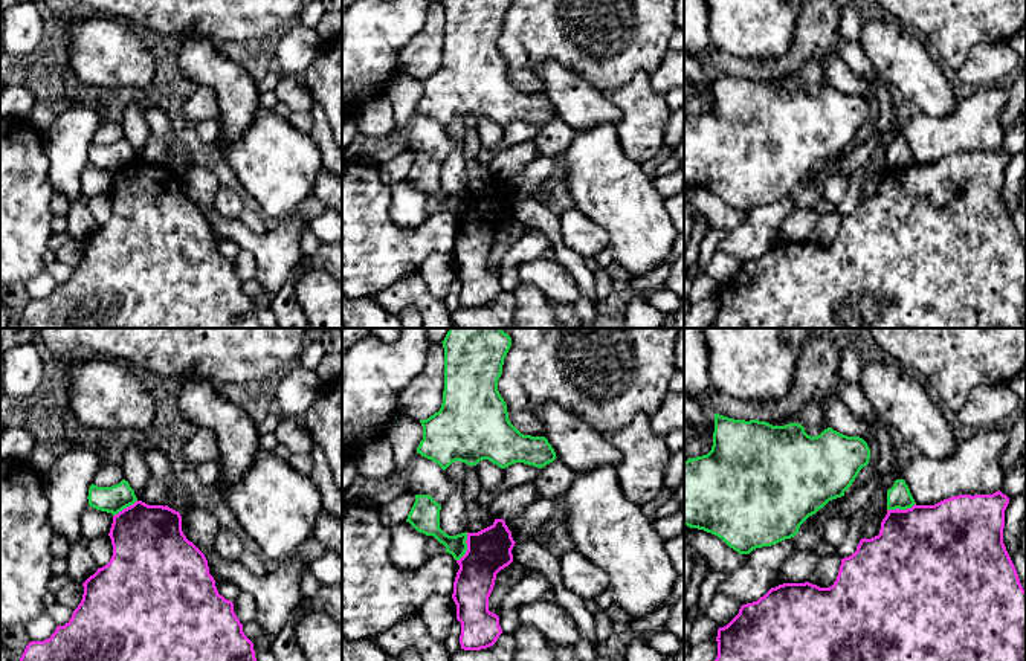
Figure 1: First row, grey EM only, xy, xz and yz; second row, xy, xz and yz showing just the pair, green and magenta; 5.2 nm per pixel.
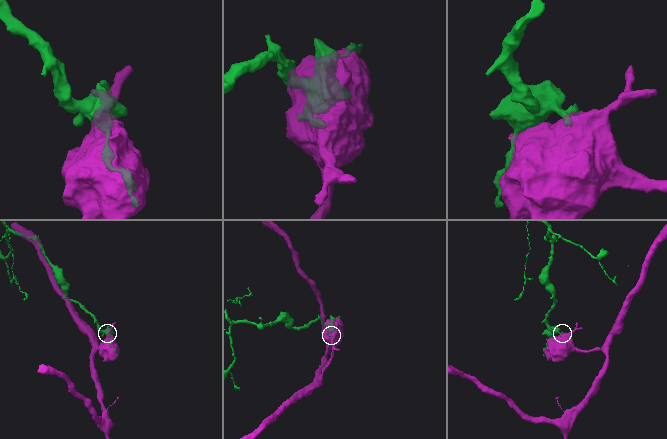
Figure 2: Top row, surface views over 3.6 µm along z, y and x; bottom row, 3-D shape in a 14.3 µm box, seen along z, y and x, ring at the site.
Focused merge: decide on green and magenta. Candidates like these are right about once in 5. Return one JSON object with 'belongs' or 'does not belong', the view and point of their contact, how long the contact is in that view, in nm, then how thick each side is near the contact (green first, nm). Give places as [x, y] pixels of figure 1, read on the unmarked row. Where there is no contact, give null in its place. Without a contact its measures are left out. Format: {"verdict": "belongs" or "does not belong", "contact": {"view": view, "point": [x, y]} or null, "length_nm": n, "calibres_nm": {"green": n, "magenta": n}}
{"verdict": "does not belong", "contact": {"view": "xz", "point": [466, 205]}, "length_nm": 160, "calibres_nm": {"green": 140, "magenta": 240}}

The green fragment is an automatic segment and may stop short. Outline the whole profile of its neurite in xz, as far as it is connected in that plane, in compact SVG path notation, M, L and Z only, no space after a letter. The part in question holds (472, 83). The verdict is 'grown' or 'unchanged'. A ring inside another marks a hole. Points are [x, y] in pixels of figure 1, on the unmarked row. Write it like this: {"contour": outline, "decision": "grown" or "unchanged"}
{"contour": "M441 0L444 49L438 70L426 78L417 111L443 128L461 119L489 118L501 127L515 121L545 125L557 114L545 95L521 92L508 78L498 49L511 0Z", "decision": "unchanged"}

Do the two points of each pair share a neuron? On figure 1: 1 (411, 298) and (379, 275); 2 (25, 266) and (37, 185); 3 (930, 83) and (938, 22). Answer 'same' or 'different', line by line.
1: different
2: same
3: different

